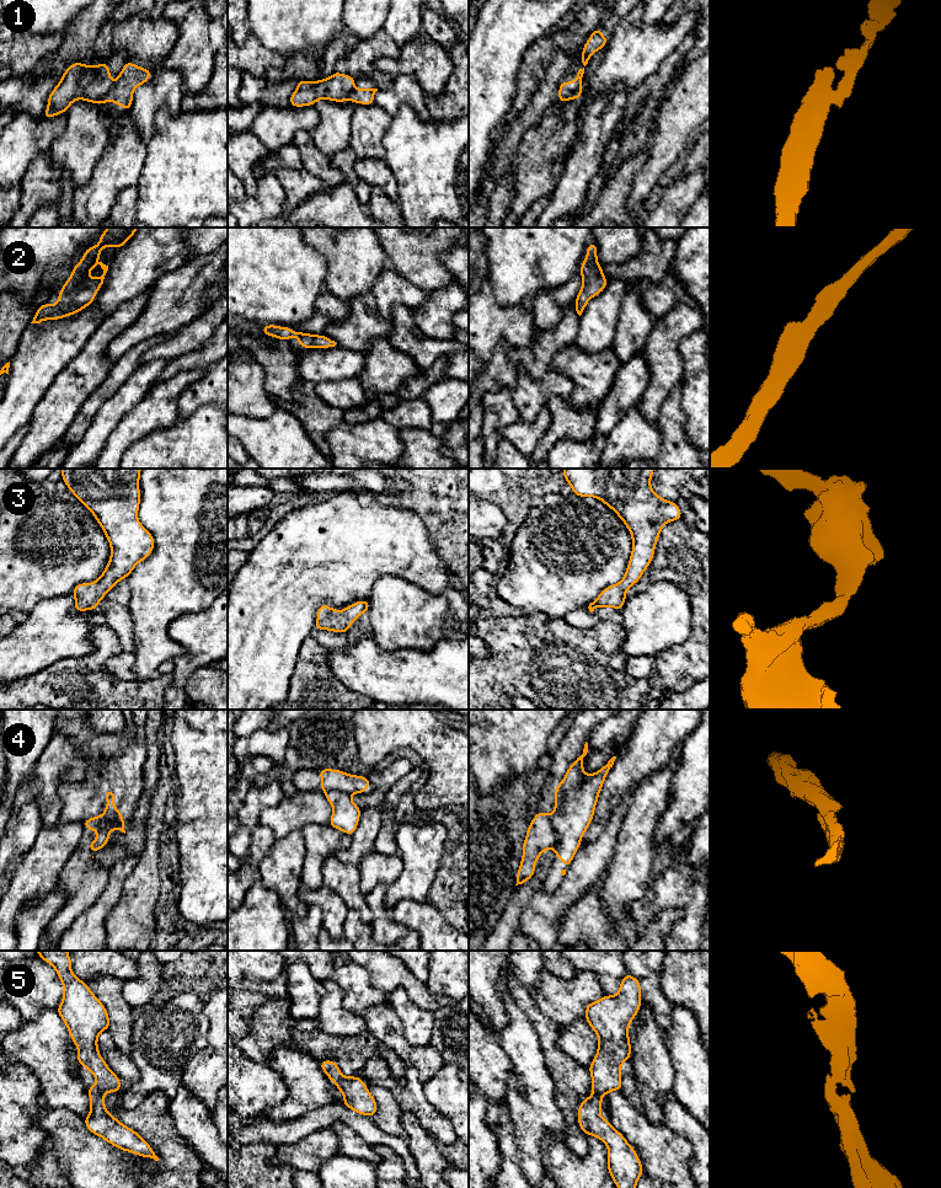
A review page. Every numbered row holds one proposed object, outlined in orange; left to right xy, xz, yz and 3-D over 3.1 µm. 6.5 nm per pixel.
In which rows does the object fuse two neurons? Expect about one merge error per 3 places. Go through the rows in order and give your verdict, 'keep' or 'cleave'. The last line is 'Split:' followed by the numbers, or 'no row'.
1: cleave
2: keep
3: keep
4: cleave
5: keep
Split: 1, 4

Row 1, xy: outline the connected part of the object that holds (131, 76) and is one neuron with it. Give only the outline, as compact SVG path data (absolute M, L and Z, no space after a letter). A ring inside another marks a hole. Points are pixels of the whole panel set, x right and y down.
M125 61L121 74L113 84L109 100L128 112L133 103L134 90L139 85L149 81L151 71L150 69L144 69L130 61Z

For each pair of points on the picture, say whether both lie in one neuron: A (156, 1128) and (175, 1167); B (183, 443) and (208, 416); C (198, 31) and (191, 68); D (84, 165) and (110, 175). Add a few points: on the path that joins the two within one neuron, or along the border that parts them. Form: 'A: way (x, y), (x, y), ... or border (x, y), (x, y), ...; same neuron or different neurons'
A: way (162, 1138), (175, 1157); same neuron
B: way (191, 435), (204, 422); same neuron
C: way (193, 39), (193, 59); same neuron
D: border (108, 144), (94, 167), (90, 178), (76, 188); different neurons

